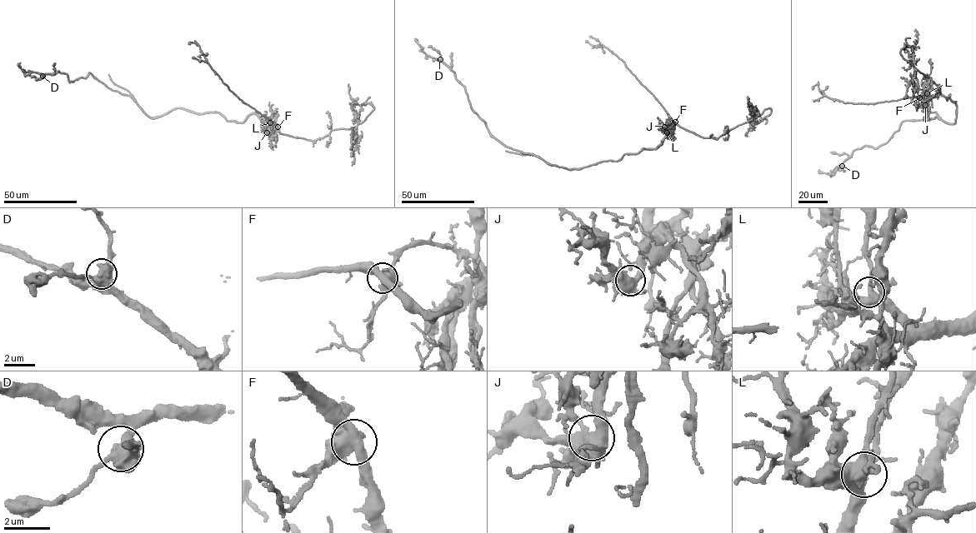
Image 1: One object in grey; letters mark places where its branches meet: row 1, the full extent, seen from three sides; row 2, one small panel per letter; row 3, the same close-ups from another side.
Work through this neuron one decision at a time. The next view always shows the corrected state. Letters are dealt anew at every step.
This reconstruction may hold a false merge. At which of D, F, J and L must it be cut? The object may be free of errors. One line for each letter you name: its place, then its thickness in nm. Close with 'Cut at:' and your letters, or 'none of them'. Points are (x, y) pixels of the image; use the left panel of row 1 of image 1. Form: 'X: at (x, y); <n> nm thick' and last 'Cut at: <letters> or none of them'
F: at (277, 127); 550 nm thick
Cut at: F

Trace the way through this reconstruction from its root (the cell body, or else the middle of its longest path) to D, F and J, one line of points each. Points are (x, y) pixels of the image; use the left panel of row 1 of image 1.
D: (197, 113), (175, 108), (150, 117), (131, 97), (110, 89), (90, 72), (70, 82), (58, 71), (42, 76)
F: (197, 113), (218, 112), (227, 121), (237, 122), (256, 113), (263, 126), (270, 127), (276, 124), (277, 127)
J: (197, 113), (218, 112), (227, 121), (237, 122), (256, 113), (263, 126), (270, 127), (267, 132)

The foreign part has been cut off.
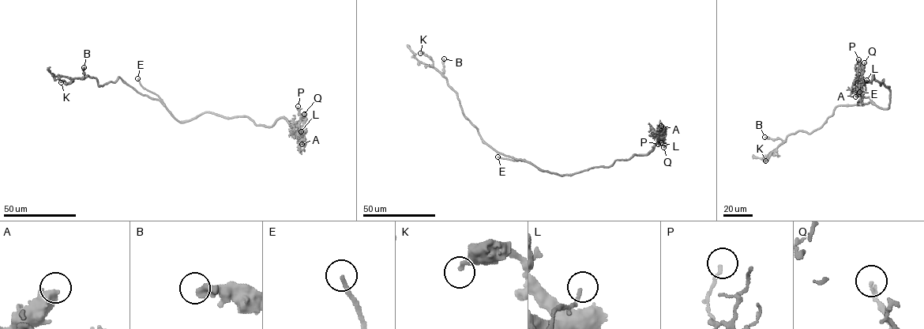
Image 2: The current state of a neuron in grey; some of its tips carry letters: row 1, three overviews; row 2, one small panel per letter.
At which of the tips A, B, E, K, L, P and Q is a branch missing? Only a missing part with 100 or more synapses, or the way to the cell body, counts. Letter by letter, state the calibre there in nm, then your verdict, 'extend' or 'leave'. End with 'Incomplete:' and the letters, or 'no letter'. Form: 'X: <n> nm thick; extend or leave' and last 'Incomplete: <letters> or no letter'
A: 550 nm thick; leave
B: 420 nm thick; leave
E: 180 nm thick; extend
K: 280 nm thick; leave
L: 130 nm thick; leave
P: 110 nm thick; leave
Q: 150 nm thick; leave
Incomplete: E

